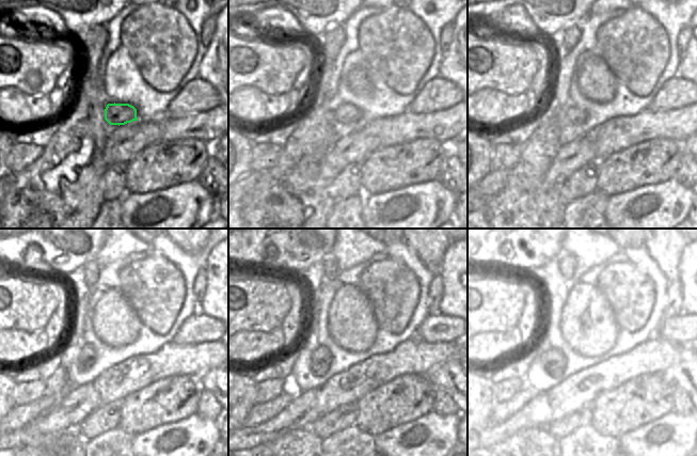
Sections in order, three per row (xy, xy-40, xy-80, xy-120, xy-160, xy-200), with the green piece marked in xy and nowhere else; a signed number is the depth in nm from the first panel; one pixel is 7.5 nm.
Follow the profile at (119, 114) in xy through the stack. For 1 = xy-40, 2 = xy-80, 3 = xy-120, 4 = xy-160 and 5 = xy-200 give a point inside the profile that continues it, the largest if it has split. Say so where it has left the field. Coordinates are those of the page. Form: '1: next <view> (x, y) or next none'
1: next xy-40 (347, 113)
2: next xy-80 (574, 123)
3: next xy-120 (94, 359)
4: next xy-160 (336, 360)
5: next xy-200 (560, 359)

